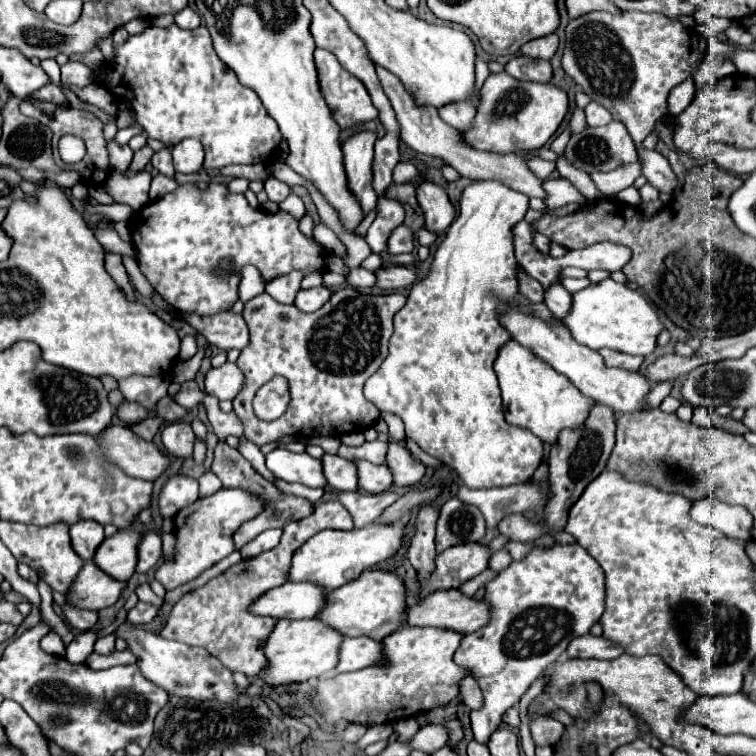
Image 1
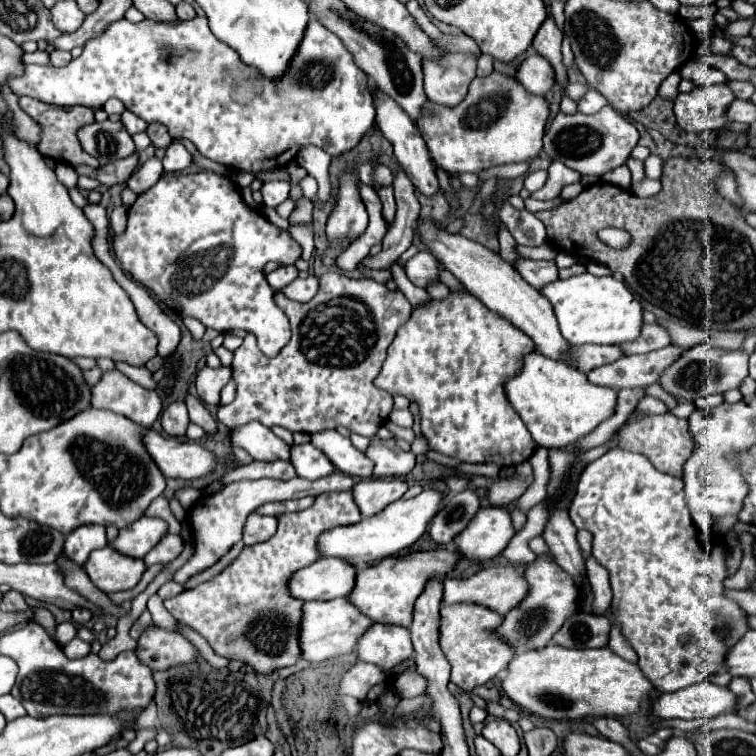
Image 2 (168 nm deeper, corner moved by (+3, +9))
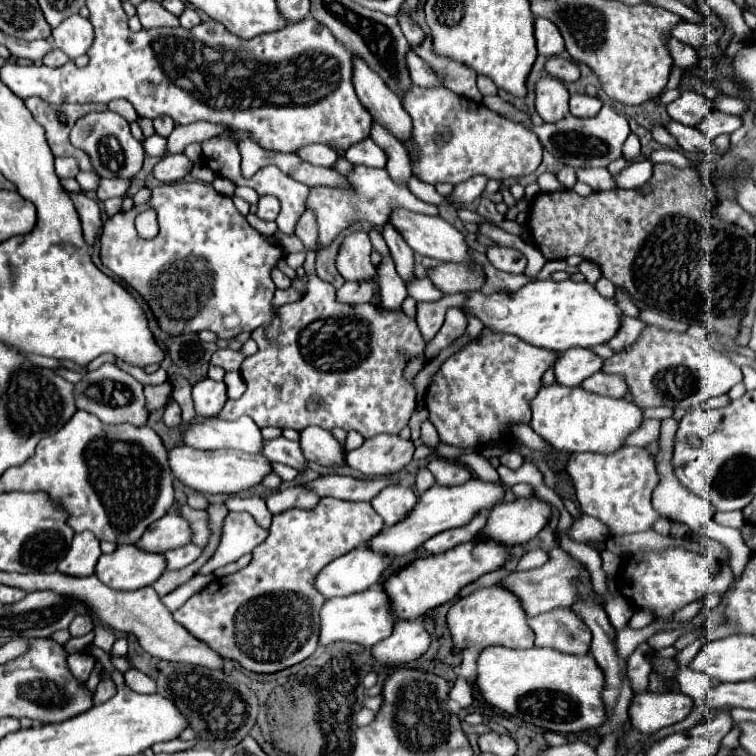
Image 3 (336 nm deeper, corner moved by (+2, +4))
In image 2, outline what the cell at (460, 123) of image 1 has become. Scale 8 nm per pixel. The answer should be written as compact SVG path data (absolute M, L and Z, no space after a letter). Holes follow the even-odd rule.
M470 53L430 57L422 61L422 73L428 99L454 107L466 97L468 85L476 77L476 57Z

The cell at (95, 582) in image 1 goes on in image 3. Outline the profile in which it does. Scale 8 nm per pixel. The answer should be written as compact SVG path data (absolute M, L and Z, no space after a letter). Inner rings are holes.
M133 544L117 546L111 554L101 554L95 576L113 590L139 590L153 584L165 570L163 554L143 552Z

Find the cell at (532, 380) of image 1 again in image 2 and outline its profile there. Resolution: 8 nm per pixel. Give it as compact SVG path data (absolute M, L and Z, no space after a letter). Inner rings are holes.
M530 353L516 379L506 383L506 395L520 413L524 425L540 447L566 447L580 437L592 433L602 421L614 415L618 391L610 387L590 385L586 375L566 363Z

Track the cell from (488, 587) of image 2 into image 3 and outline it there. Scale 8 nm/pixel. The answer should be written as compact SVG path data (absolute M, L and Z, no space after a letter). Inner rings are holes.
M553 548L549 552L549 560L533 570L513 570L511 574L507 574L499 584L509 590L511 594L515 594L519 598L519 604L523 608L523 612L527 614L527 618L539 616L543 612L551 612L555 608L569 608L575 600L575 586L573 580L581 578L579 572L581 564L575 562L565 550L561 552L561 548Z

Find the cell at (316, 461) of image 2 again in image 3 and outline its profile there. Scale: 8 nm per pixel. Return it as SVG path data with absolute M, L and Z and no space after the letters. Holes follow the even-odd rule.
M279 436L275 440L267 440L263 446L263 454L267 456L267 460L287 464L287 466L295 468L297 472L303 472L307 468L307 460L299 448L299 442L291 442L283 436Z

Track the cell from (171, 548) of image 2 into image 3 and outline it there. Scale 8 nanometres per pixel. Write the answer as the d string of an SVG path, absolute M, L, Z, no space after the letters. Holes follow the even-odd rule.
M185 544L181 548L167 550L163 556L167 562L167 570L179 570L179 568L191 564L199 554L201 554L201 550L195 544Z

